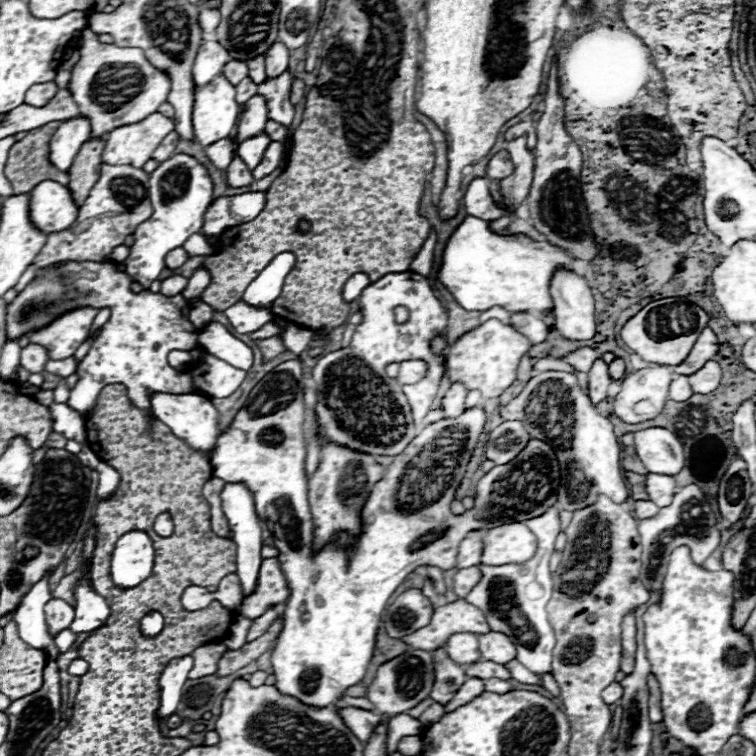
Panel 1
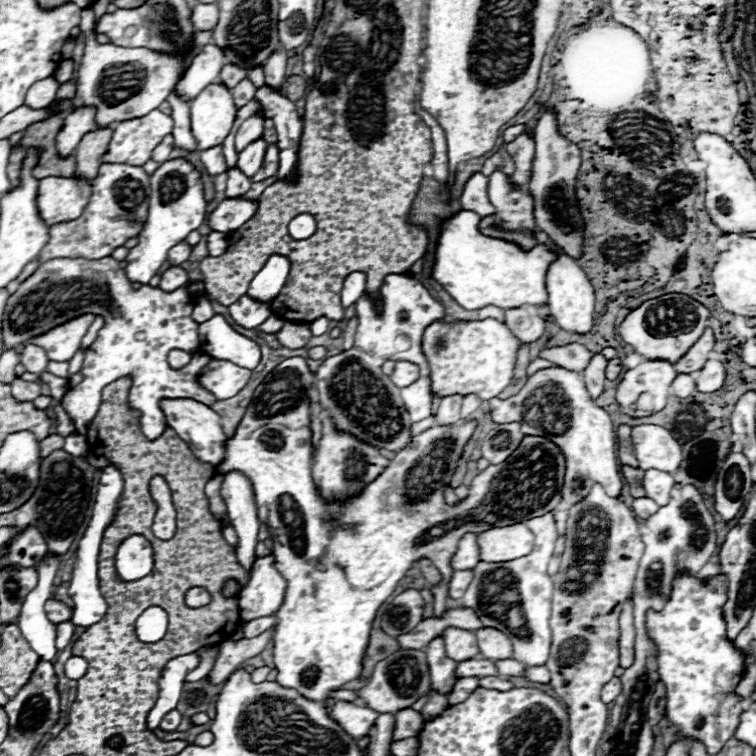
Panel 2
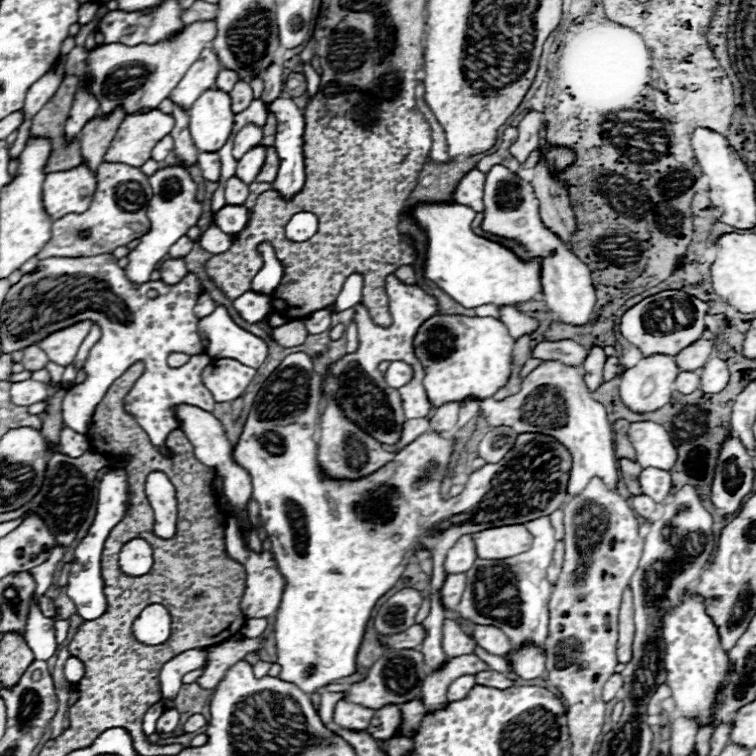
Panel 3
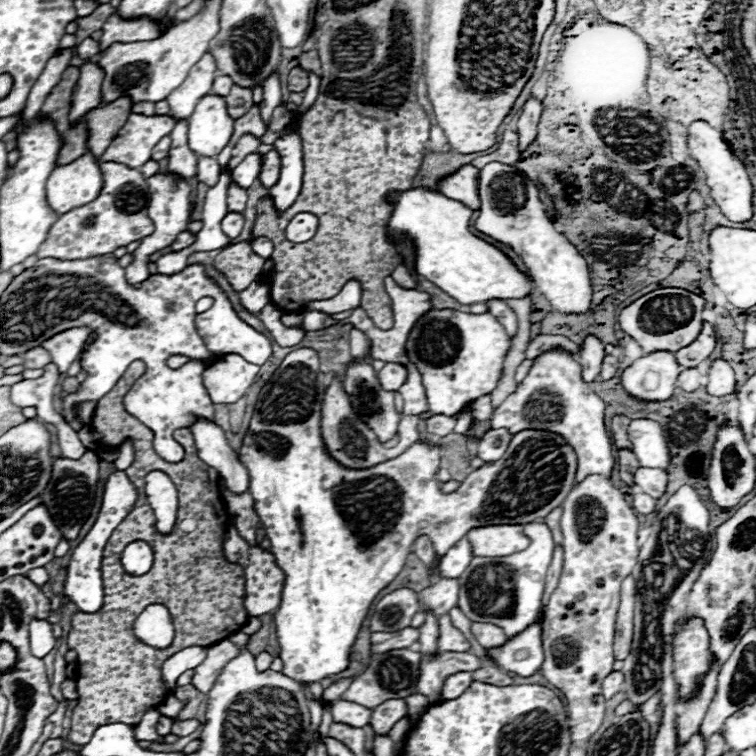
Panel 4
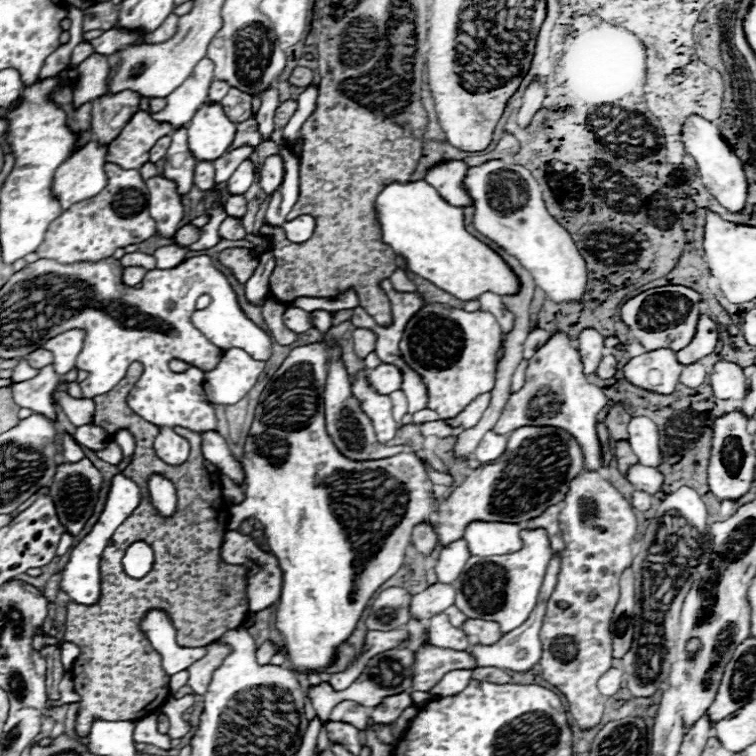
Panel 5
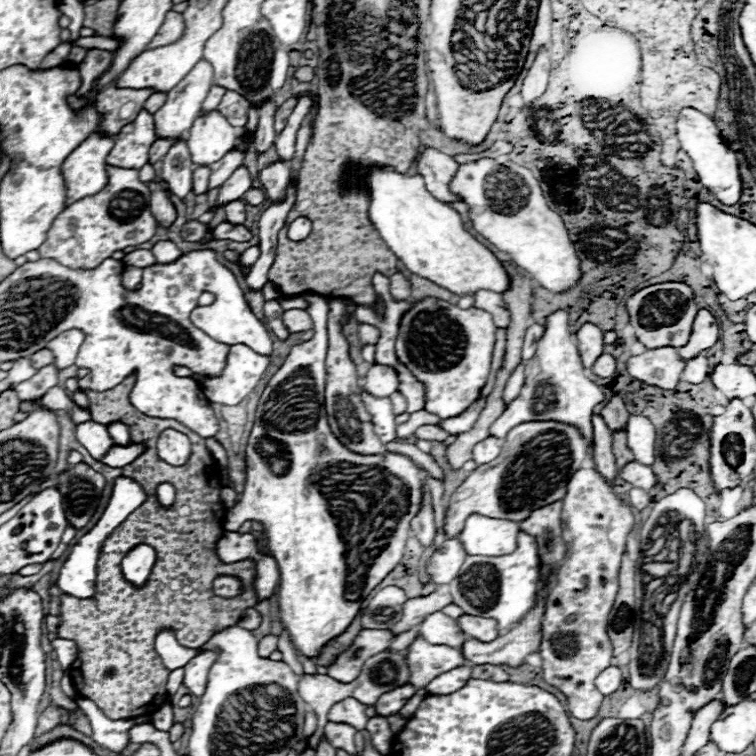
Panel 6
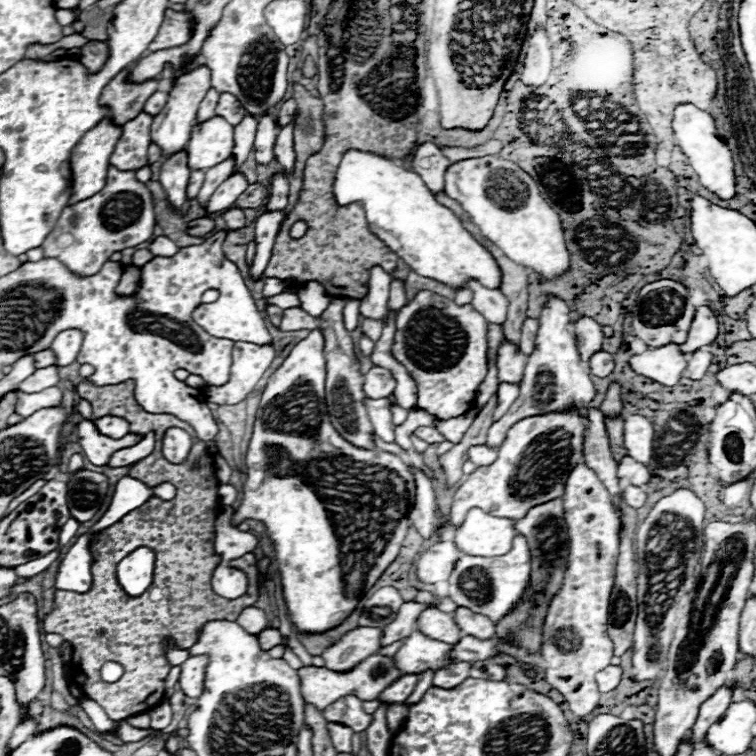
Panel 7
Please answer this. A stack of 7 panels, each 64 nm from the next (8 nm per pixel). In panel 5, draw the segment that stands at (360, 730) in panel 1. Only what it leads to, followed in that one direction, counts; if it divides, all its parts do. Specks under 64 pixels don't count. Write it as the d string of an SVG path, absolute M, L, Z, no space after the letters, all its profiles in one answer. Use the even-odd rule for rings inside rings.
M344 700L338 706L334 706L330 720L332 722L346 722L346 724L352 724L354 728L362 730L362 724L368 724L368 720L370 720L370 712L372 710L366 706L360 706L352 700Z

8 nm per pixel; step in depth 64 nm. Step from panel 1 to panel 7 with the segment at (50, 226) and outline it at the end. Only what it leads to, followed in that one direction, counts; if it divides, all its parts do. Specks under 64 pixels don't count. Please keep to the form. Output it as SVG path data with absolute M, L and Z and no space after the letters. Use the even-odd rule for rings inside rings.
M108 116L98 126L94 126L90 132L86 132L86 136L80 140L78 148L74 148L72 158L70 158L70 170L72 170L70 204L86 200L86 198L90 198L90 196L94 196L96 192L102 190L102 186L106 184L106 172L108 172L108 166L110 166L110 156L112 156L120 136L122 136L122 126L116 126L112 122L112 118Z

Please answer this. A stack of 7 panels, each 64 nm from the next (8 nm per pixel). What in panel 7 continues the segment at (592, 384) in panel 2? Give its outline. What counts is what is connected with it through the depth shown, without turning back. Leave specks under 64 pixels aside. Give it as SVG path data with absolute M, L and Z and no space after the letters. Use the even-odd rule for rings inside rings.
M582 316L580 320L576 320L574 324L574 332L576 332L576 346L580 352L580 358L586 362L590 360L590 356L598 350L602 350L602 342L604 342L604 334L602 334L602 326L588 316Z

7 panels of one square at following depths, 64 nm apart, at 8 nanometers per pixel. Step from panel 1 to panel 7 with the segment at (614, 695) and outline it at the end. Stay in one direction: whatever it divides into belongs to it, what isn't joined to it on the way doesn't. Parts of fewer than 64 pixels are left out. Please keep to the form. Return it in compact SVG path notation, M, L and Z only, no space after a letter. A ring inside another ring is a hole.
M606 666L602 672L598 672L596 676L596 684L598 684L598 690L604 694L604 692L610 692L614 690L618 684L620 684L620 678L622 678L622 668L620 666Z

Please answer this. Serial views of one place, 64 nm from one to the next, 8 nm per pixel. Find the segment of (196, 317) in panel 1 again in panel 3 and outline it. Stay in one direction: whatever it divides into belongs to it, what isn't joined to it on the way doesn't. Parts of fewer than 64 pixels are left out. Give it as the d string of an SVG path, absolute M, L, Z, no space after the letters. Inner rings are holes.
M204 294L204 296L200 296L200 300L196 303L196 316L198 316L198 318L204 318L204 316L208 316L214 308L216 308L214 300L212 300L208 294Z

